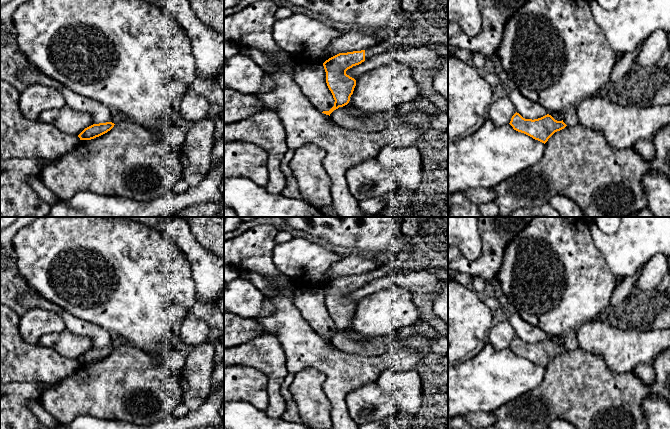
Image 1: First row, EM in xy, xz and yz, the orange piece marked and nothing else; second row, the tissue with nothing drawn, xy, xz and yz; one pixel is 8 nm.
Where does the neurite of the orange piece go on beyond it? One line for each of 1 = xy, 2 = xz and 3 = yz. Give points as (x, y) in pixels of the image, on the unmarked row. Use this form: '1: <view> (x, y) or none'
1: none
2: xz (428, 236)
3: none

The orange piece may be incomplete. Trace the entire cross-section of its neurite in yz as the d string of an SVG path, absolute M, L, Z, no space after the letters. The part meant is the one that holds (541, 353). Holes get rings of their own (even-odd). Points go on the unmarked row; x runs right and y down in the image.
M517 336L512 340L509 348L514 354L524 357L544 368L555 356L567 350L563 344L557 345L549 338L532 344L523 342Z

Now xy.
M106 346L106 347L99 347L99 348L93 348L87 352L85 352L78 361L80 364L91 364L96 361L99 361L108 355L110 355L114 351L114 347L112 346Z

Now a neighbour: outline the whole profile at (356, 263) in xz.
M352 252L350 255L344 257L332 264L329 273L321 280L322 288L329 282L339 278L353 275L361 275L373 271L381 266L392 264L398 254L391 254L383 256L381 262L368 258L366 254L359 252Z

